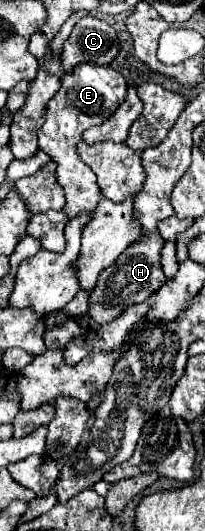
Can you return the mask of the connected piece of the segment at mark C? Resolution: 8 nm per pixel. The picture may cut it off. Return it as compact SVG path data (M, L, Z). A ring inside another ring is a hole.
M85 16L79 24L75 24L71 36L63 44L61 64L65 72L71 72L71 68L83 62L107 66L115 60L117 54L119 54L117 30L105 20Z

